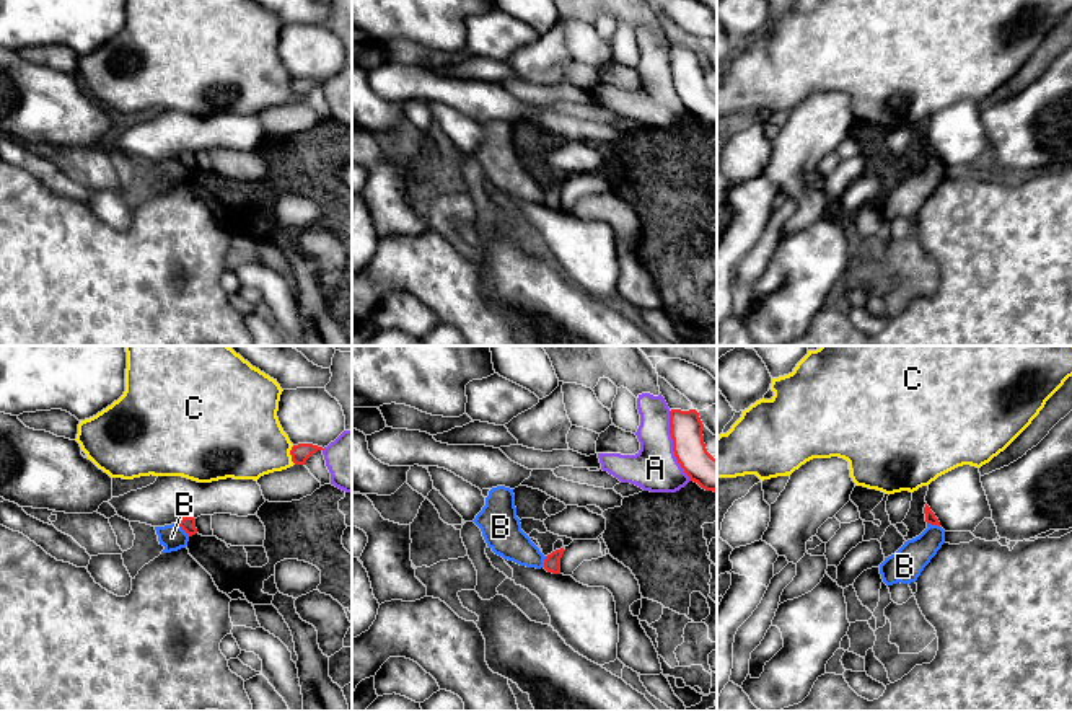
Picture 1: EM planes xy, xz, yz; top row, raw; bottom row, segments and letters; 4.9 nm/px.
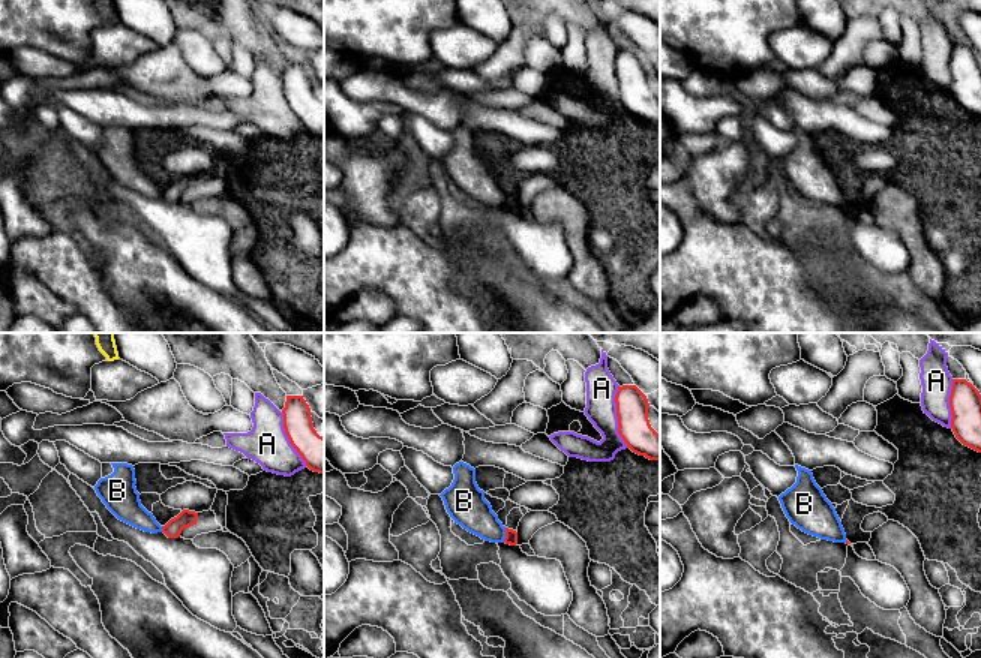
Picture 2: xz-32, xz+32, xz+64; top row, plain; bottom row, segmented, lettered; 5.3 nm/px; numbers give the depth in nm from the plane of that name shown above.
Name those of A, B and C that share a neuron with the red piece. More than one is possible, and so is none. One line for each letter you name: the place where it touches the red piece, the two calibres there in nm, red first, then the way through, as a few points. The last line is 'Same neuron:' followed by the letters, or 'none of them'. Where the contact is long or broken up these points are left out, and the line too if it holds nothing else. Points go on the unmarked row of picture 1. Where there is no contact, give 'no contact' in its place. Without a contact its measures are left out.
Same neuron: none of them

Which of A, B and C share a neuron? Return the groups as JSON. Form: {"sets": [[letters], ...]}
{"sets": [["A", "B"], ["C"]]}

